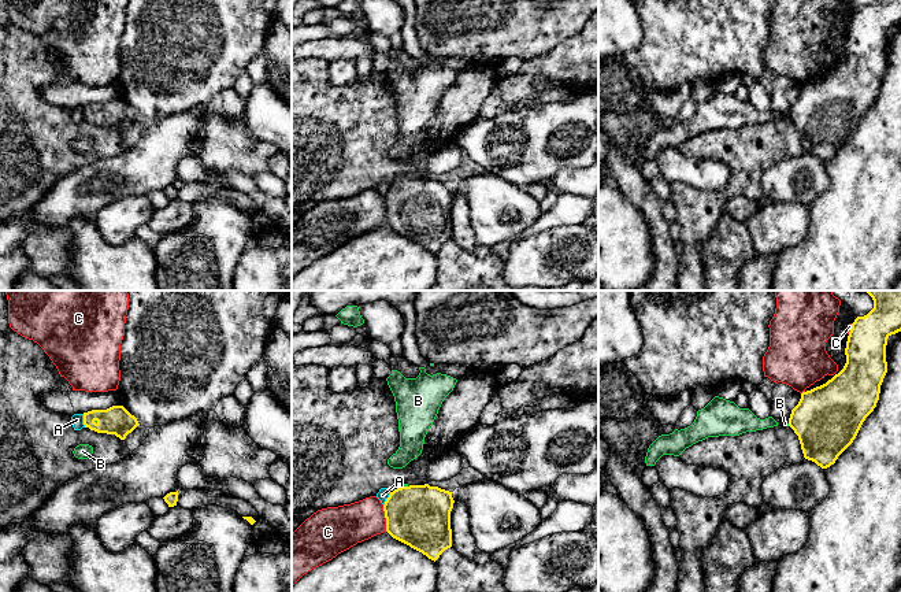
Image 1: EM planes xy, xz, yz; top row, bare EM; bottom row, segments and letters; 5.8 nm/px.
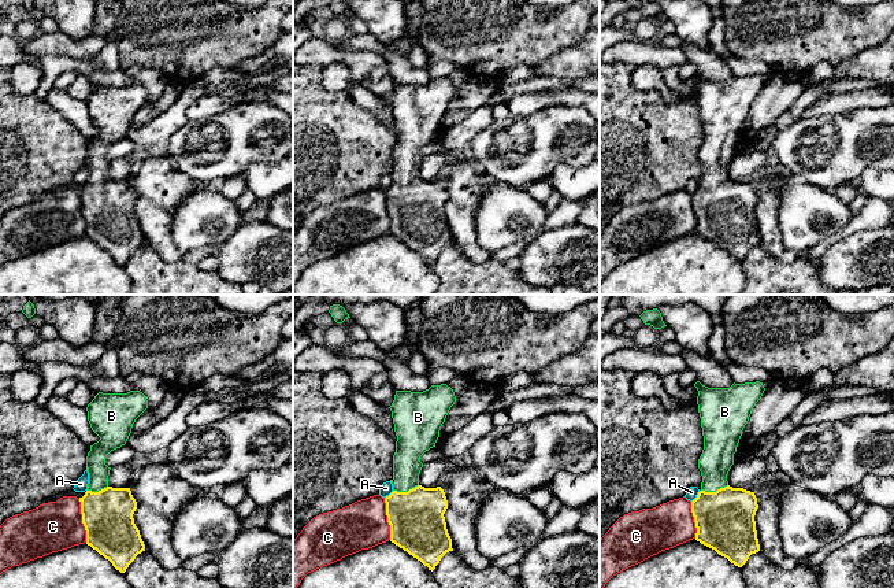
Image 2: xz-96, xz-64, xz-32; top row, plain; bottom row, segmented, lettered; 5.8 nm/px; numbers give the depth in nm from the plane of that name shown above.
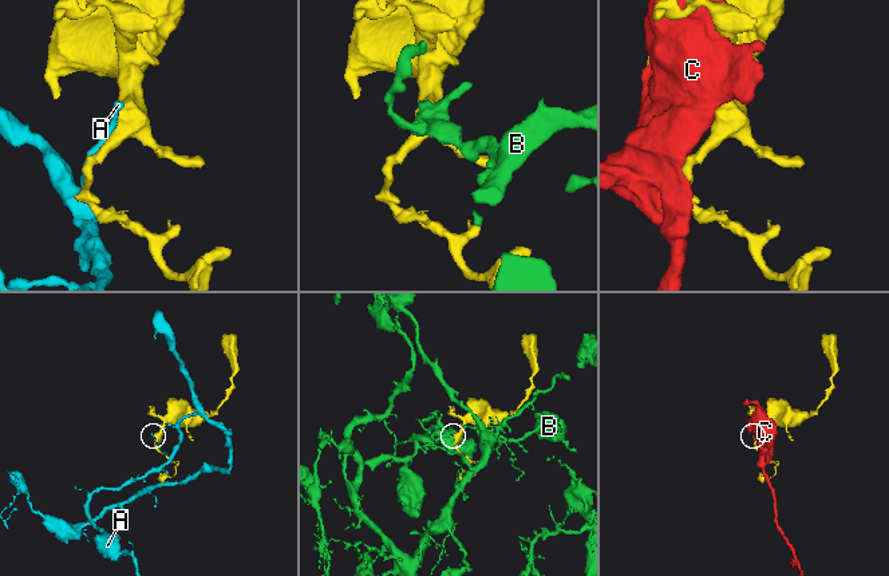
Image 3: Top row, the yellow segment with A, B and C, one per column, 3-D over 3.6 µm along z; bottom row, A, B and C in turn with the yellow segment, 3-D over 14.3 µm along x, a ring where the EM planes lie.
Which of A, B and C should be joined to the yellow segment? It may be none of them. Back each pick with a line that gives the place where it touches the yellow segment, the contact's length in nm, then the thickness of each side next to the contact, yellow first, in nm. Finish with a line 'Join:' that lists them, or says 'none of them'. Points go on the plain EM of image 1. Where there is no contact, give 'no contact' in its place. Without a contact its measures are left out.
B: meets yellow in xy at (96, 113); contact 30 nm long; 170 nm thick on the yellow side, 20 nm on the other
Join: B

